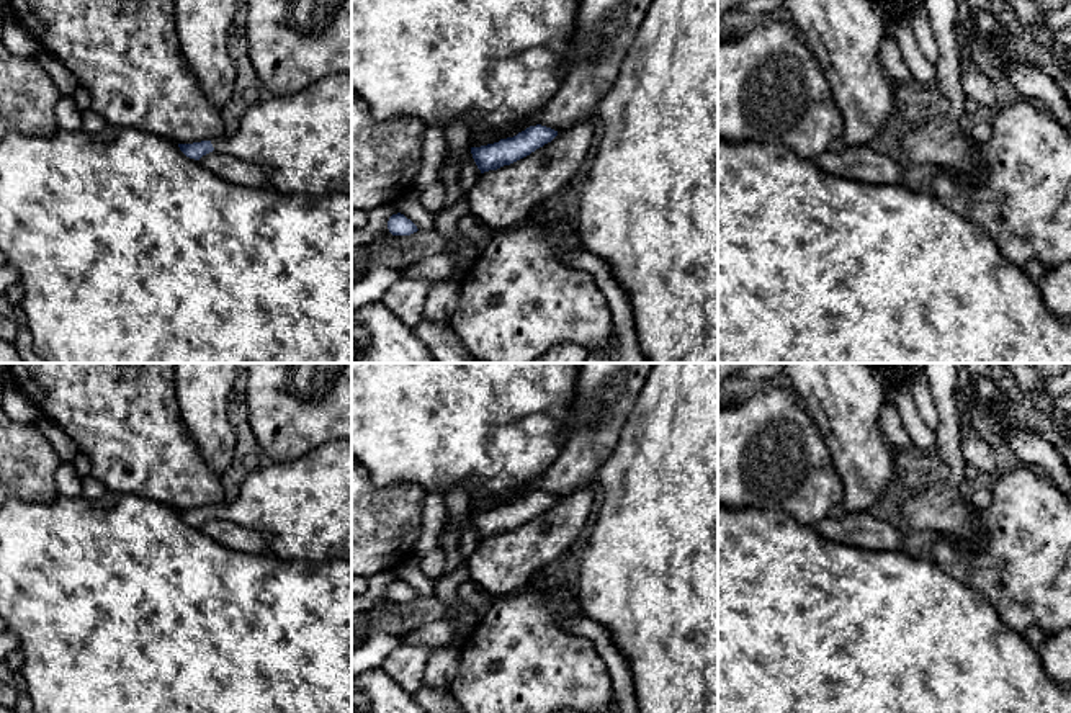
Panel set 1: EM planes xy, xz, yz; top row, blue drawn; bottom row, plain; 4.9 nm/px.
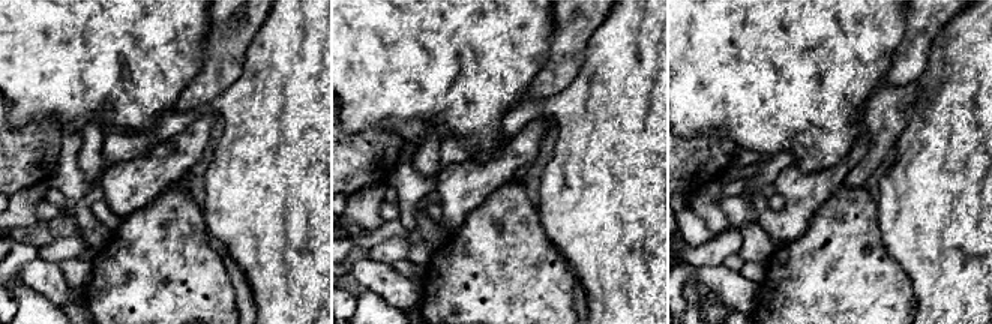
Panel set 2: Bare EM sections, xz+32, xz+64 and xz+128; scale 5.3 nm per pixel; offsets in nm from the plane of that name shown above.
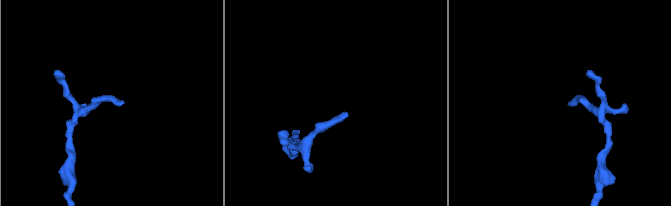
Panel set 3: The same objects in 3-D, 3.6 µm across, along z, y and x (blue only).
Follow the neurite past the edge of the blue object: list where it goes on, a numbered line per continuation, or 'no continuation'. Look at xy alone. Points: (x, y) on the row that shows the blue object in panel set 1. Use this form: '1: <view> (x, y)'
1: xy (303, 141)

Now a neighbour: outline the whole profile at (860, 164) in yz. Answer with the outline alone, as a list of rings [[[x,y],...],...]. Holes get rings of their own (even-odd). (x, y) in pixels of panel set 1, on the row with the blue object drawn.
[[[870,147],[826,150],[814,164],[821,172],[868,185],[903,185],[899,155],[880,154]]]

